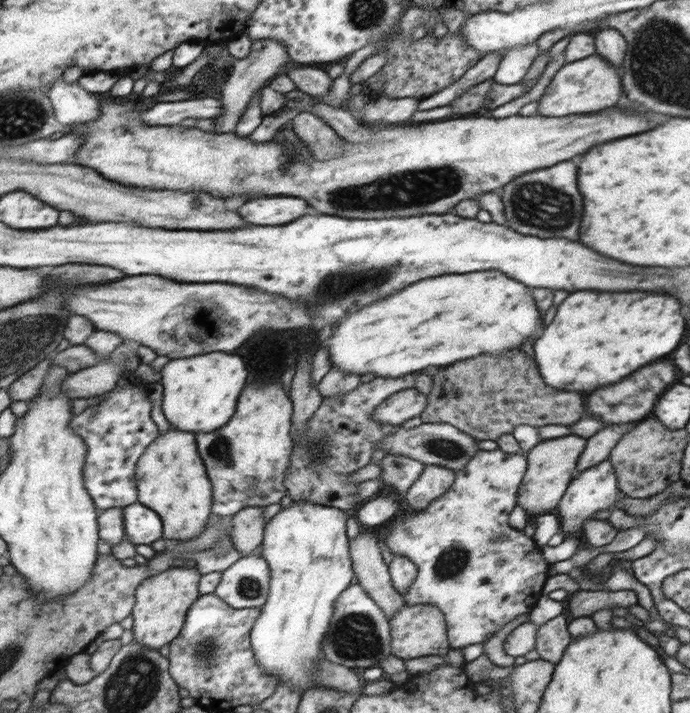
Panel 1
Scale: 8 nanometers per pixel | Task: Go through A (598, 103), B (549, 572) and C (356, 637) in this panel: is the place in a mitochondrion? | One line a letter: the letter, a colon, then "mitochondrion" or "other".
A: other
B: other
C: mitochondrion

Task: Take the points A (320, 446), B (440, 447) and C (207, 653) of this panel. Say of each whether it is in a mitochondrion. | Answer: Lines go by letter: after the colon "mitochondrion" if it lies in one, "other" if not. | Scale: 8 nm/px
A: mitochondrion
B: mitochondrion
C: mitochondrion

